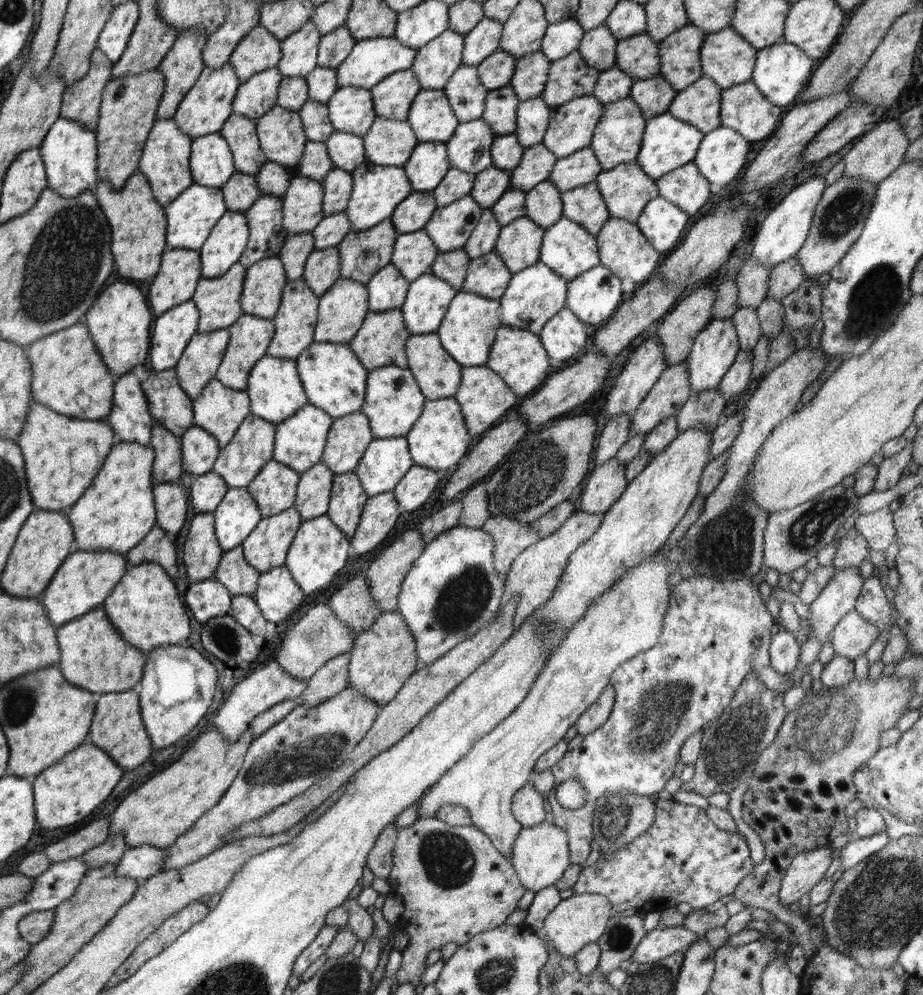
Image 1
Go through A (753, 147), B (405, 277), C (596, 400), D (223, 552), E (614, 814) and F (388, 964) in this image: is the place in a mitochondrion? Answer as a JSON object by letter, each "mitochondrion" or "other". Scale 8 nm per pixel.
{"A":"other","B":"other","C":"other","D":"other","E":"mitochondrion","F":"other"}

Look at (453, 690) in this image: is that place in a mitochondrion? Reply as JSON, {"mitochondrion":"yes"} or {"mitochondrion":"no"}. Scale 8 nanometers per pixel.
{"mitochondrion":"no"}

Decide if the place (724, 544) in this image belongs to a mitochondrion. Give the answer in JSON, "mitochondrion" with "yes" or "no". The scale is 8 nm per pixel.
{"mitochondrion":"yes"}

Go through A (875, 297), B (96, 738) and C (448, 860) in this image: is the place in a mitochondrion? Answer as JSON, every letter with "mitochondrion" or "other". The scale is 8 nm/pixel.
{"A":"mitochondrion","B":"other","C":"mitochondrion"}

